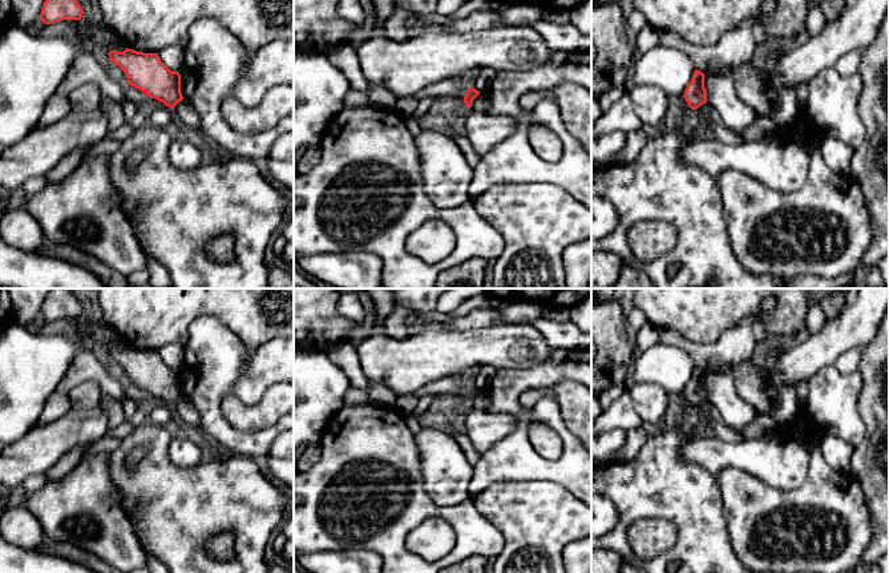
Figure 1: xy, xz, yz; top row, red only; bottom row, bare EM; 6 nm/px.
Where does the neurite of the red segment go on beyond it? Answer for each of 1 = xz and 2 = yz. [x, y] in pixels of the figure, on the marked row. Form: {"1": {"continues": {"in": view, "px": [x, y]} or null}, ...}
{"1": {"continues": null}, "2": {"continues": null}}

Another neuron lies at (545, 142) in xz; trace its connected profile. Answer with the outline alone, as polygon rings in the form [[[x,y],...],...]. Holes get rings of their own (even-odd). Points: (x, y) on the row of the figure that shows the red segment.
[[[534,125],[529,133],[533,150],[549,162],[557,162],[562,156],[562,142],[558,136],[546,126]]]

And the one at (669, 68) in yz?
[[[658,44],[634,64],[627,88],[655,85],[668,97],[683,96],[694,72],[694,62],[683,49]]]

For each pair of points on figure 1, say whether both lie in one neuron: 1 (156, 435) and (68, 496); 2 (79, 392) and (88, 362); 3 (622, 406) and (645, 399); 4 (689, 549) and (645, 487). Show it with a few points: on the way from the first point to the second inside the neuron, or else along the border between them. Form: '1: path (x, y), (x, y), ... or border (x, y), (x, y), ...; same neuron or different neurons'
1: border (108, 454), (108, 471), (120, 497); different neurons
2: border (102, 391), (96, 382), (84, 380), (68, 395); different neurons
3: border (627, 388), (631, 407), (646, 426); different neurons
4: path (689, 533), (689, 527), (661, 499); same neuron

